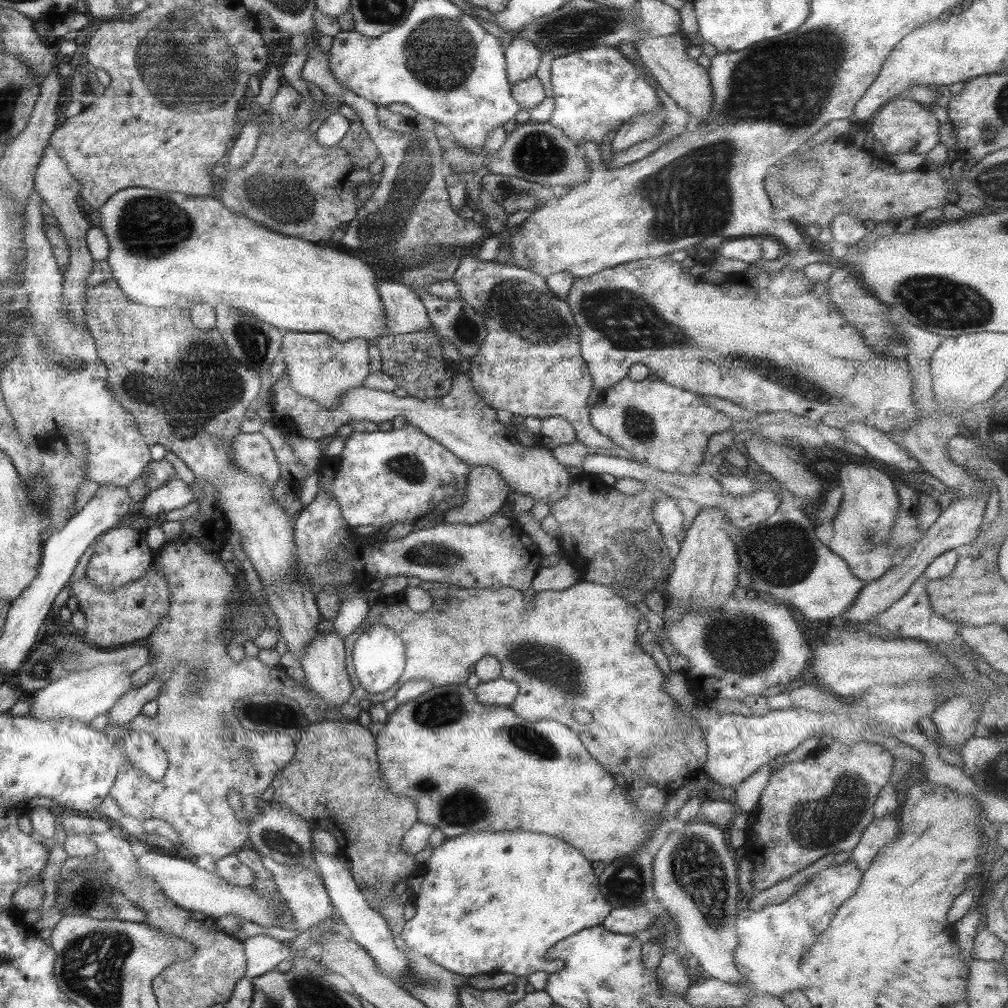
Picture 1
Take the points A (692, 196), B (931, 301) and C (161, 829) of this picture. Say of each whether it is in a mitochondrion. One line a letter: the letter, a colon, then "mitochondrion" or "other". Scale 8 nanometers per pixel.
A: mitochondrion
B: mitochondrion
C: other

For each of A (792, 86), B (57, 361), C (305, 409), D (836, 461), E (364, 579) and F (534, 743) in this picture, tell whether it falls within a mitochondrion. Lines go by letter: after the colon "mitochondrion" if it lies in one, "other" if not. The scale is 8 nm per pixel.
A: mitochondrion
B: mitochondrion
C: other
D: other
E: other
F: mitochondrion

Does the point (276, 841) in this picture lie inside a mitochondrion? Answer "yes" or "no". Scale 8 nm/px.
yes

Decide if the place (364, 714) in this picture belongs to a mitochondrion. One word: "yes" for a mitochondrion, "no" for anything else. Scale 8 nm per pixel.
no

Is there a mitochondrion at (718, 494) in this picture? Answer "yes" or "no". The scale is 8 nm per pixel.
no

